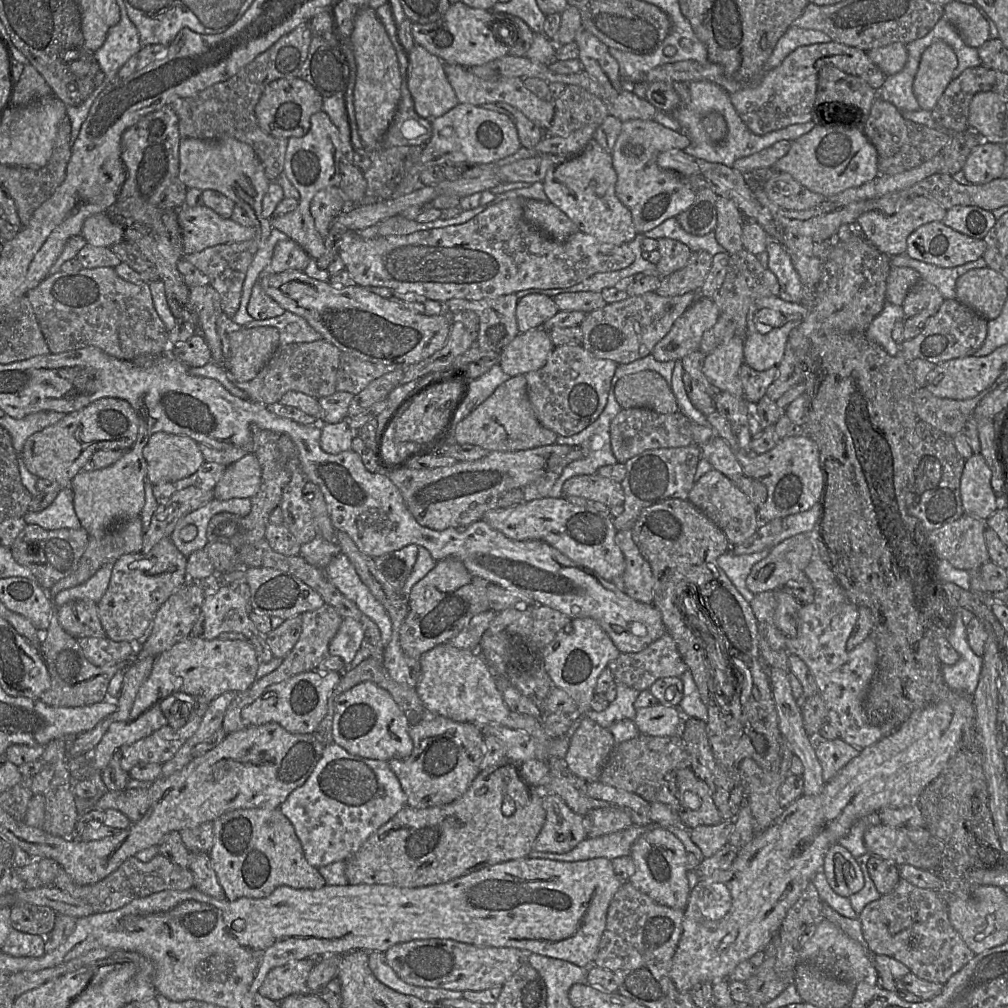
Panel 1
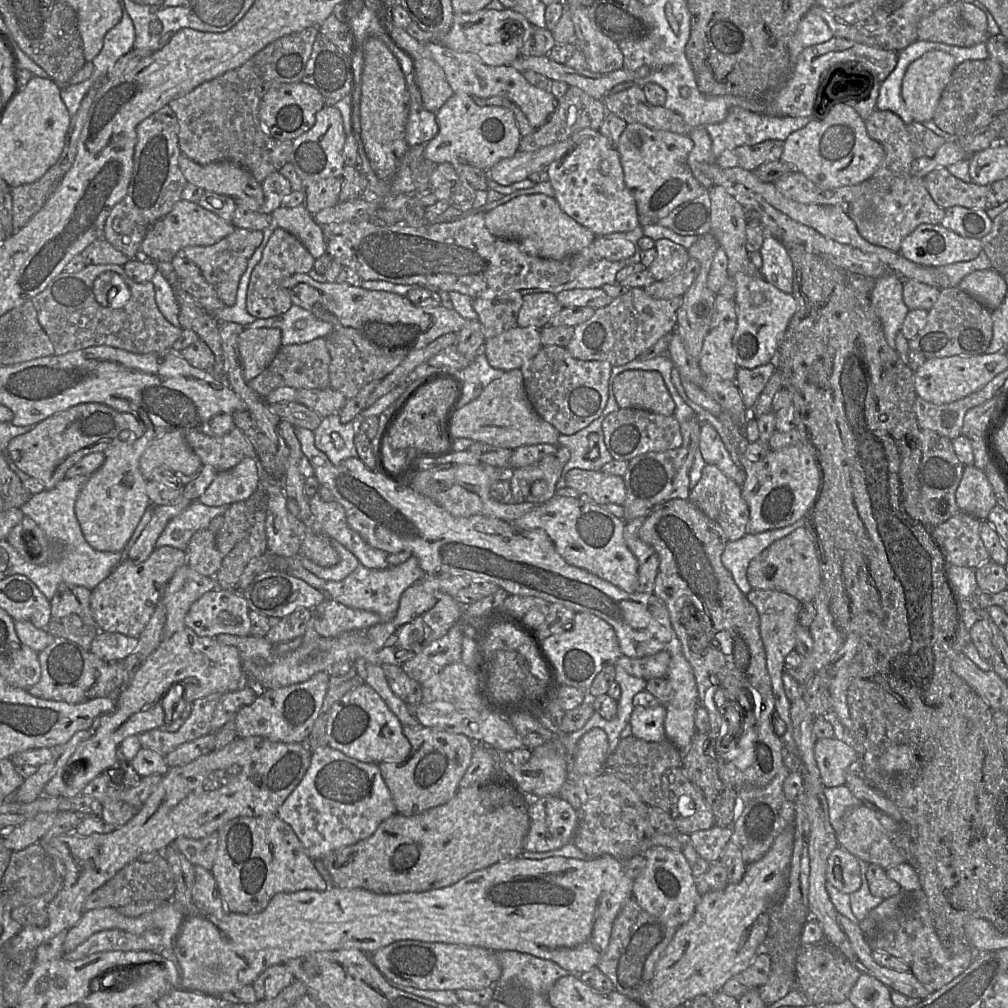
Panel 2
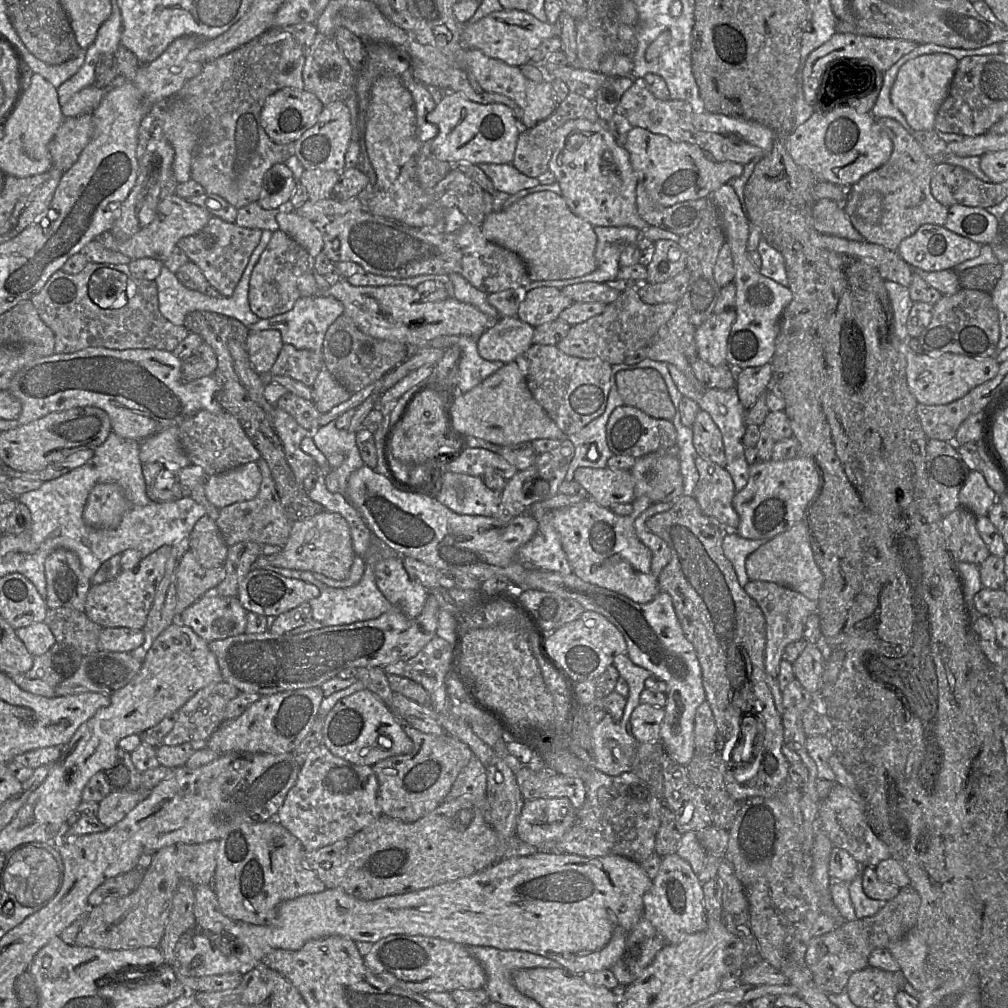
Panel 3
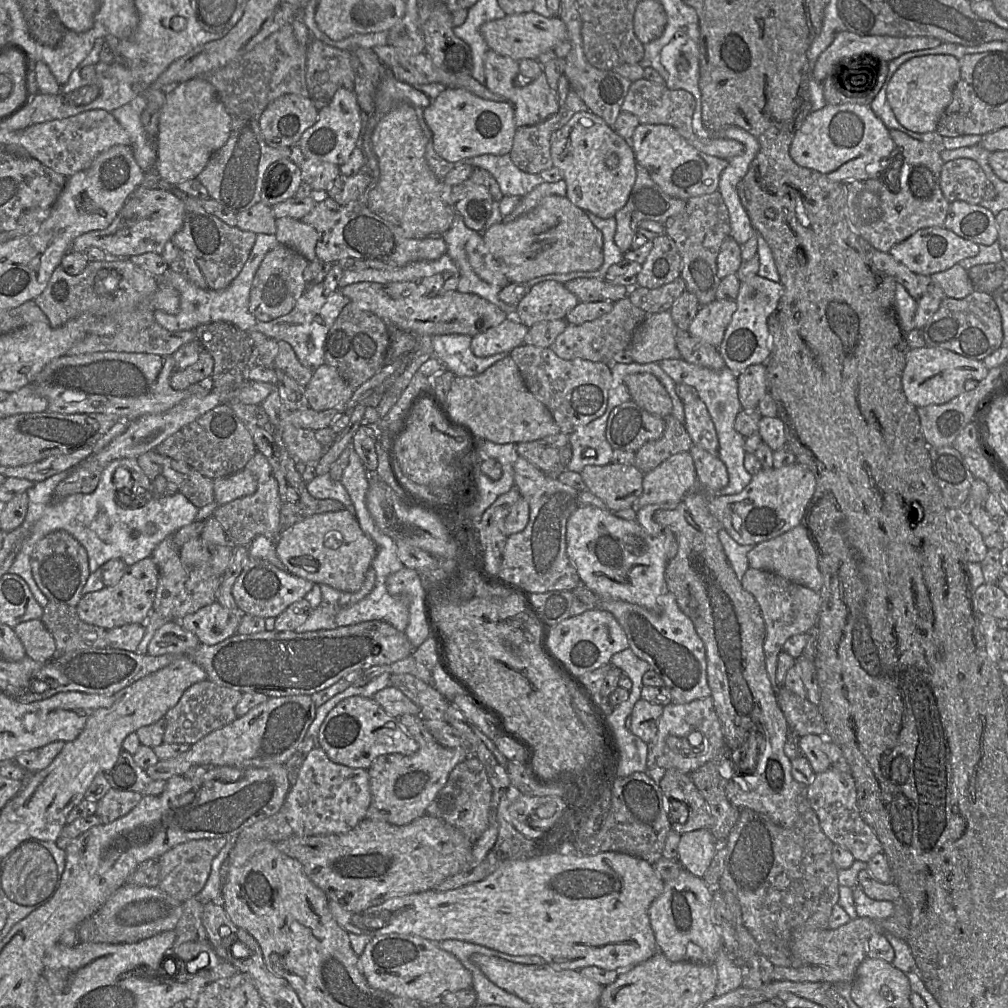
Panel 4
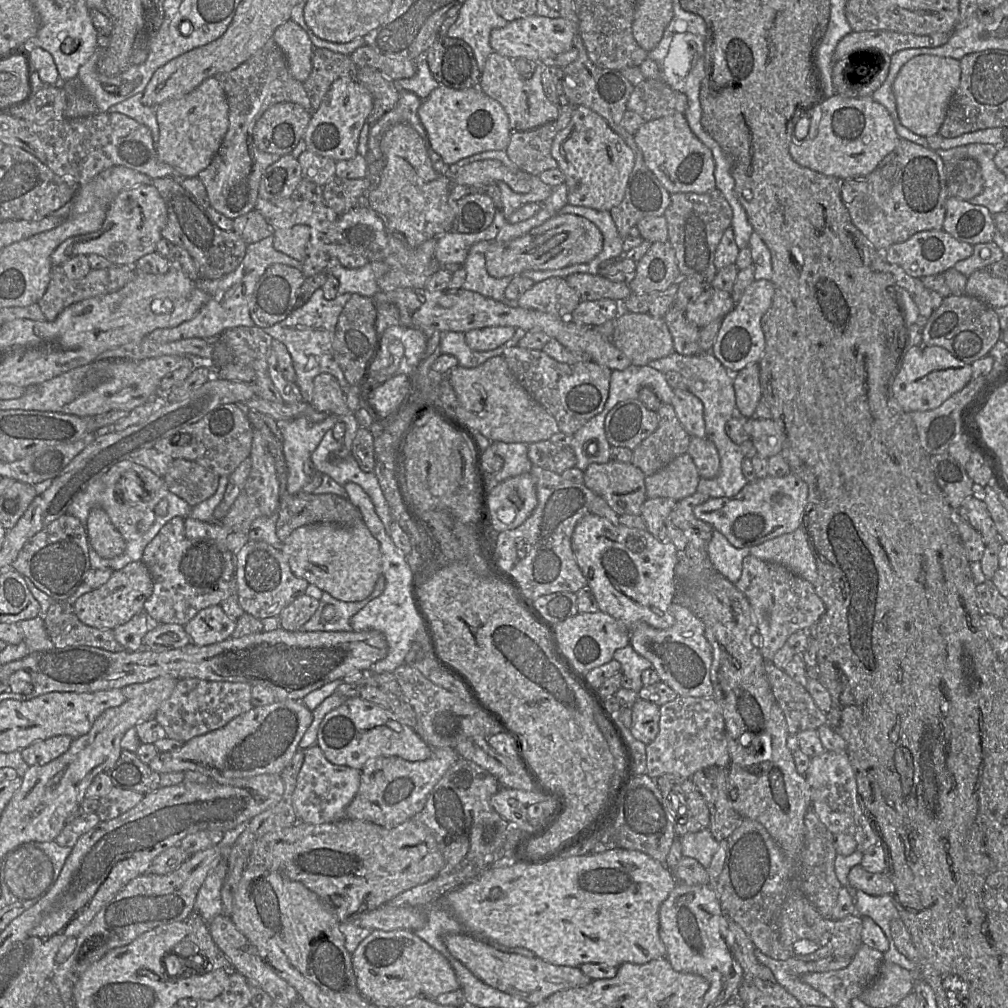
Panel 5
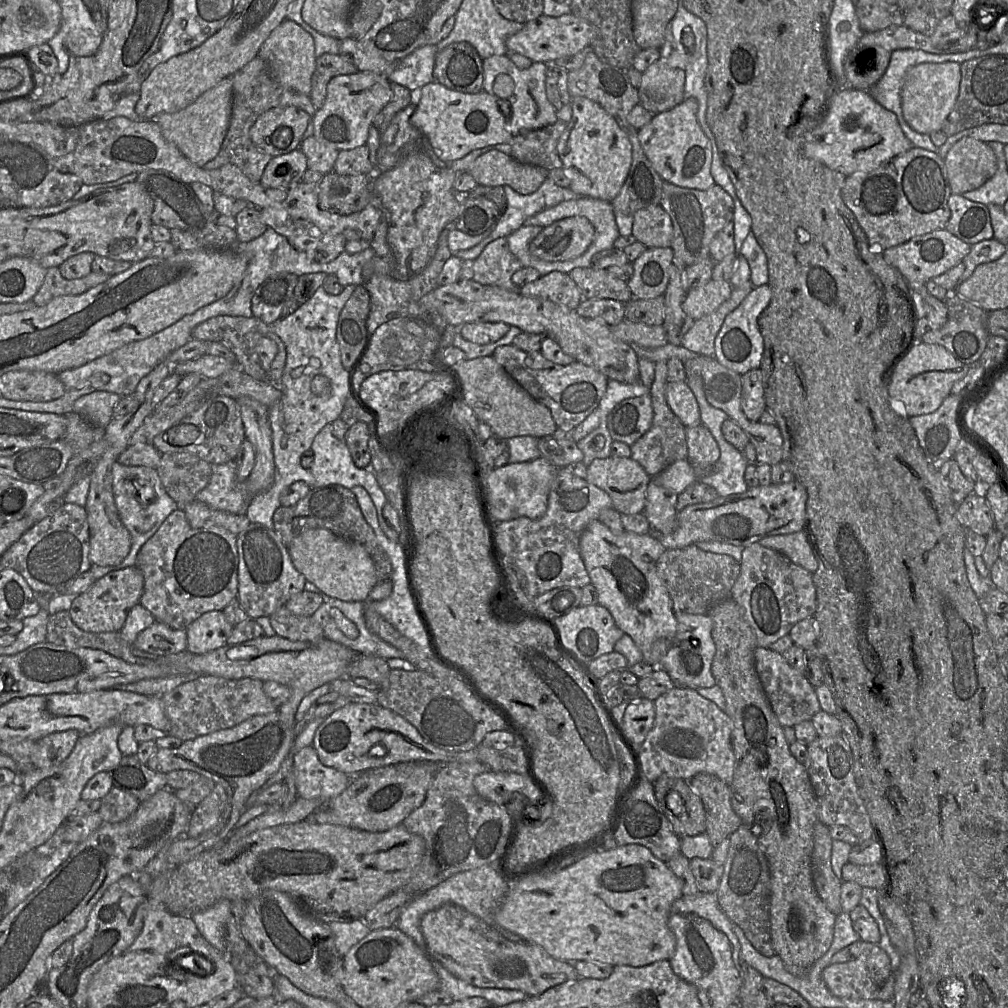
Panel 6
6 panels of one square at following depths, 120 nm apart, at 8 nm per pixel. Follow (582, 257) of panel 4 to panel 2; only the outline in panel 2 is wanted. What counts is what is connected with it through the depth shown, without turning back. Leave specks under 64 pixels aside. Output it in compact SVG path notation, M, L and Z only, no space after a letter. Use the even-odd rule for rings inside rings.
M544 194L518 196L485 213L485 226L495 237L515 242L527 254L562 260L582 251L595 239L595 234L582 226L559 206L554 197Z

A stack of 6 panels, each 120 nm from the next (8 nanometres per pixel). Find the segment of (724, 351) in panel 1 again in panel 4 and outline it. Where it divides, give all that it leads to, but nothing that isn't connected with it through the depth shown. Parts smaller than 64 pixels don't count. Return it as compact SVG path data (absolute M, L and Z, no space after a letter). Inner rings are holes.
M715 299L700 307L688 331L692 336L718 348L736 309L734 300Z

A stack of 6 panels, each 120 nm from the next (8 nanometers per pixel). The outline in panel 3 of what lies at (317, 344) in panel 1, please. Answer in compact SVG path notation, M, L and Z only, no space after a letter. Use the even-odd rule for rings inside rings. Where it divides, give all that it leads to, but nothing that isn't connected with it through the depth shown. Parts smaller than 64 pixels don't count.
M283 343L279 355L266 374L259 374L265 385L272 383L272 376L280 375L293 378L311 387L324 367L322 350L297 349Z

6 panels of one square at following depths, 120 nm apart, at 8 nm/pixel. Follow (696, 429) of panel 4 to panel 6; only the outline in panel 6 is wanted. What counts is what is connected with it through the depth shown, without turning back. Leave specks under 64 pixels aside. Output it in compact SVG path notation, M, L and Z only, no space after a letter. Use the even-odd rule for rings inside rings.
M668 381L666 399L685 427L702 424L698 401L686 381Z

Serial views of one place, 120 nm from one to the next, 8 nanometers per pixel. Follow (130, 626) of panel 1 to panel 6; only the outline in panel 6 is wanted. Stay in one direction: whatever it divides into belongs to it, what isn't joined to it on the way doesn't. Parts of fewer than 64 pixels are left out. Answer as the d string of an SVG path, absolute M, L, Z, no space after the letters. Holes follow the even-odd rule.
M137 566L111 571L96 579L83 593L73 600L69 611L75 625L88 632L117 632L123 627L131 608L140 602L144 577Z

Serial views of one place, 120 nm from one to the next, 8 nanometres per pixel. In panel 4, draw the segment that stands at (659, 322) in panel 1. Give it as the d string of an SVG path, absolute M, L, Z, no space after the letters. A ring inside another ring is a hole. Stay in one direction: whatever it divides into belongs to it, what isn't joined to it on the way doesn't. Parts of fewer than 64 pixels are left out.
M628 297L616 301L612 310L601 317L583 324L568 324L559 334L551 350L564 360L576 358L612 364L613 357L620 351L629 348L636 328L645 320L648 314L635 306Z

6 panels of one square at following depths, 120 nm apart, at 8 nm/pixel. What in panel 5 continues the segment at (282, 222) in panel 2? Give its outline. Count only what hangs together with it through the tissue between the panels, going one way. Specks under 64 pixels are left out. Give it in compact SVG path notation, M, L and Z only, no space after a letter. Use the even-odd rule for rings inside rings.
M300 224L291 228L275 229L273 235L276 250L302 263L308 257L306 248L311 237L308 225Z

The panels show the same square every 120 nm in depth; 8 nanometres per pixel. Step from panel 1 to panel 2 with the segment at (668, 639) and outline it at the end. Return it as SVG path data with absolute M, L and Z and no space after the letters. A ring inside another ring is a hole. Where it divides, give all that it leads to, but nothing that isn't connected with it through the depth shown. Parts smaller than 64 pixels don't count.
M660 651L643 658L630 658L622 655L617 659L615 665L622 667L632 676L648 681L654 678L666 678L670 660L669 652Z

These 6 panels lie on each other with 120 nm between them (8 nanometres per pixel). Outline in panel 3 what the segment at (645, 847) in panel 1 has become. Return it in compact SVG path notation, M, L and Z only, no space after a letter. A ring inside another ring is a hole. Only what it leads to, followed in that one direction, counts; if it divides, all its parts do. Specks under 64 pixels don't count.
M676 853L666 855L651 888L643 896L644 917L660 932L667 945L674 945L687 935L706 929L708 915L703 898L702 884L689 863Z

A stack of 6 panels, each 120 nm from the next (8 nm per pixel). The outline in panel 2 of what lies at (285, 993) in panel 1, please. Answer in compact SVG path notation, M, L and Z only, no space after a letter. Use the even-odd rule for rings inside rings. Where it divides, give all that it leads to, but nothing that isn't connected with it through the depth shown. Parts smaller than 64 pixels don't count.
M286 963L266 968L252 983L258 1000L271 999L295 980Z

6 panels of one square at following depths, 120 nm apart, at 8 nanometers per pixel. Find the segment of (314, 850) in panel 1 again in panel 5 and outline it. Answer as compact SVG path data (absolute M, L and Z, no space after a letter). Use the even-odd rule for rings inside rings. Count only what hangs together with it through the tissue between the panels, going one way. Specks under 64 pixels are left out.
M317 745L307 748L292 796L297 823L324 824L345 819L346 808L359 790L361 771L330 763Z

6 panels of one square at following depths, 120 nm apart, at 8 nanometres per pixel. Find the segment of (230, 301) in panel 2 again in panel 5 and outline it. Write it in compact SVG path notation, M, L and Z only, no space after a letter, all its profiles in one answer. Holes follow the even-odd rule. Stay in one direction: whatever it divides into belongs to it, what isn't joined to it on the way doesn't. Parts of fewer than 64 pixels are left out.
M155 178L152 185L159 191L167 207L167 223L162 230L162 237L174 245L185 248L194 258L200 278L218 279L233 272L243 261L248 244L235 232L221 229L213 220L205 206L181 184L182 178Z

